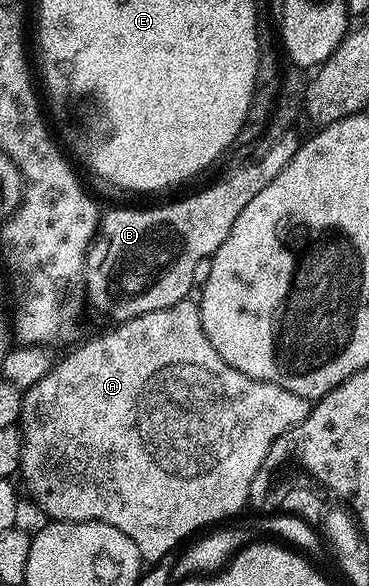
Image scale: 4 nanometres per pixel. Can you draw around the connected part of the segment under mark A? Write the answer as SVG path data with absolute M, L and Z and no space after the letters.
M183 301L168 309L156 309L152 313L144 313L135 319L127 319L124 323L111 326L111 331L88 340L83 347L76 348L59 363L57 360L49 373L40 377L40 381L29 387L22 397L22 452L18 471L26 482L26 491L34 498L35 505L50 521L107 523L112 525L112 529L120 529L120 533L131 539L132 545L140 549L143 560L150 565L157 563L160 557L171 554L177 543L185 544L194 535L193 531L201 532L210 527L209 523L221 524L218 523L221 519L236 514L242 506L246 507L250 502L252 477L256 477L260 465L264 465L264 457L268 457L272 441L276 441L276 437L280 437L285 431L291 431L297 423L304 421L312 406L311 400L296 393L288 393L288 389L280 389L280 385L256 381L240 373L240 369L232 369L232 365L228 365L224 357L220 357L220 353L212 349L212 341L208 341L208 333L204 333L198 303L190 302Z

